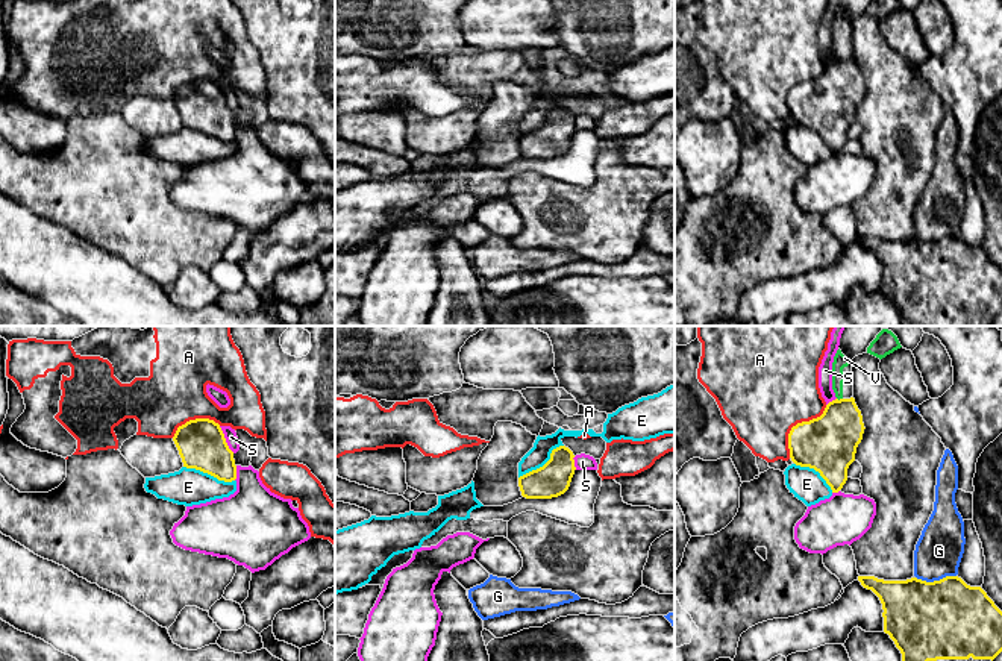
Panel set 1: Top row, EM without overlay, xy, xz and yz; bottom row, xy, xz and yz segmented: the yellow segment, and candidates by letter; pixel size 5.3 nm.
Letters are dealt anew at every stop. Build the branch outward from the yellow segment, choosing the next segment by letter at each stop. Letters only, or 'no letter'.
no letter

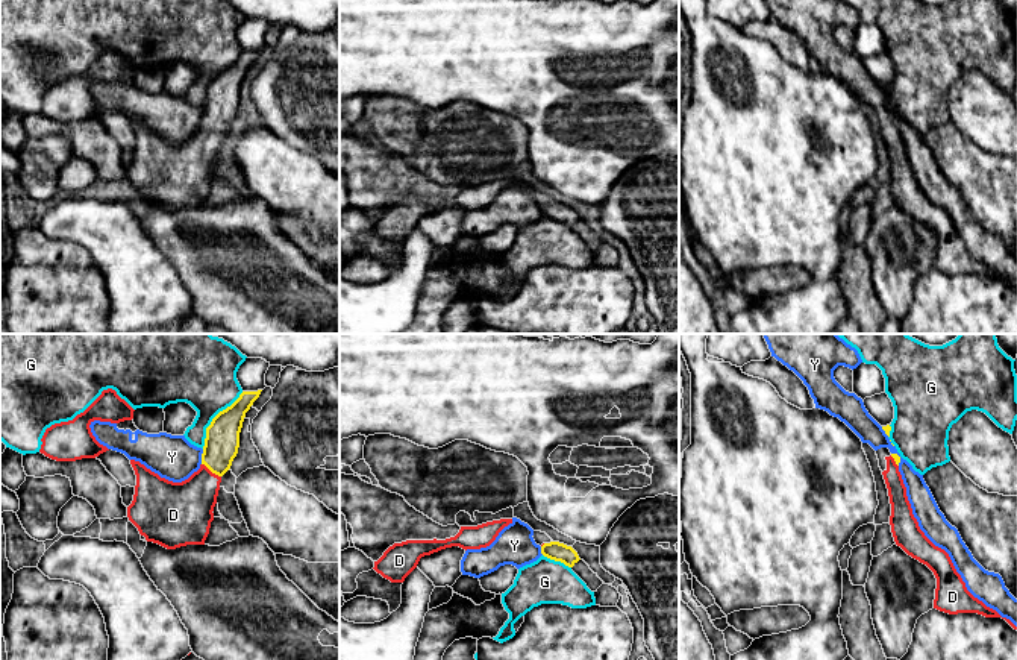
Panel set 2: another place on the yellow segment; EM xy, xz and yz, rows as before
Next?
D

